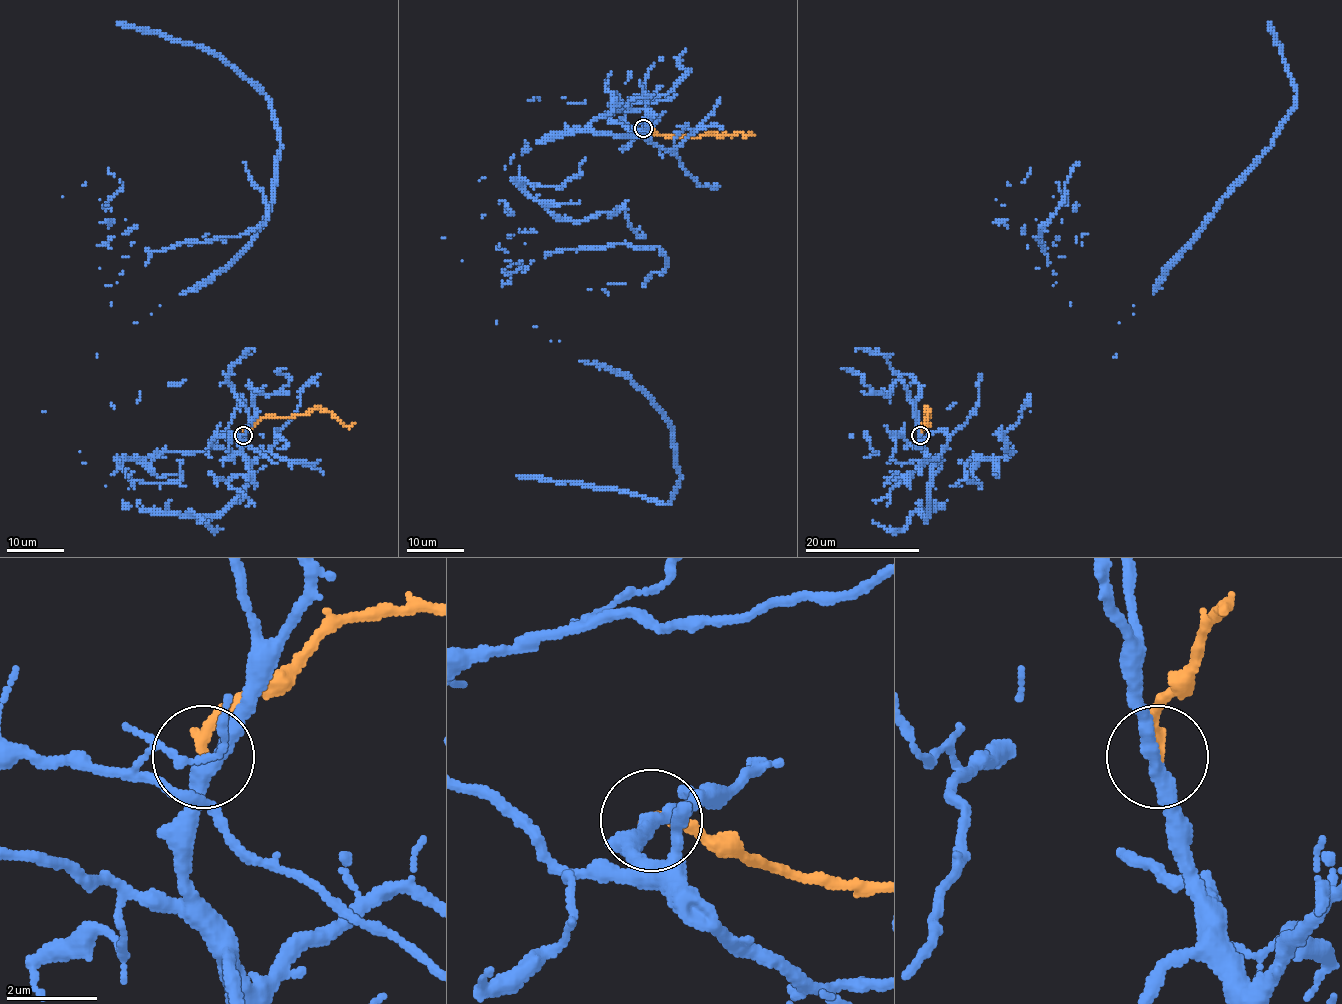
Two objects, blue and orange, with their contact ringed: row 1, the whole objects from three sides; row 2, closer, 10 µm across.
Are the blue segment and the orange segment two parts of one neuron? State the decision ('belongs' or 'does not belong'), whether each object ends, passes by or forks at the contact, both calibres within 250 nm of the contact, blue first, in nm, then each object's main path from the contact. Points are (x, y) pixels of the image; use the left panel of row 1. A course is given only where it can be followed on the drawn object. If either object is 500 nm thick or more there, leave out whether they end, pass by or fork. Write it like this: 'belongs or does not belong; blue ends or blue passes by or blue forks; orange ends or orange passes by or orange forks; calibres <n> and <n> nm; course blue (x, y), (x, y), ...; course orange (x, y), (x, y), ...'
belongs; blue passes by; orange ends; calibres 320 and 260 nm; course blue (244, 435), (215, 515), (128, 488), (232, 419), (193, 292), (281, 141), (218, 57), (116, 23); course orange (244, 435), (261, 418), (289, 418), (314, 409), (330, 411), (345, 425), (354, 422)

